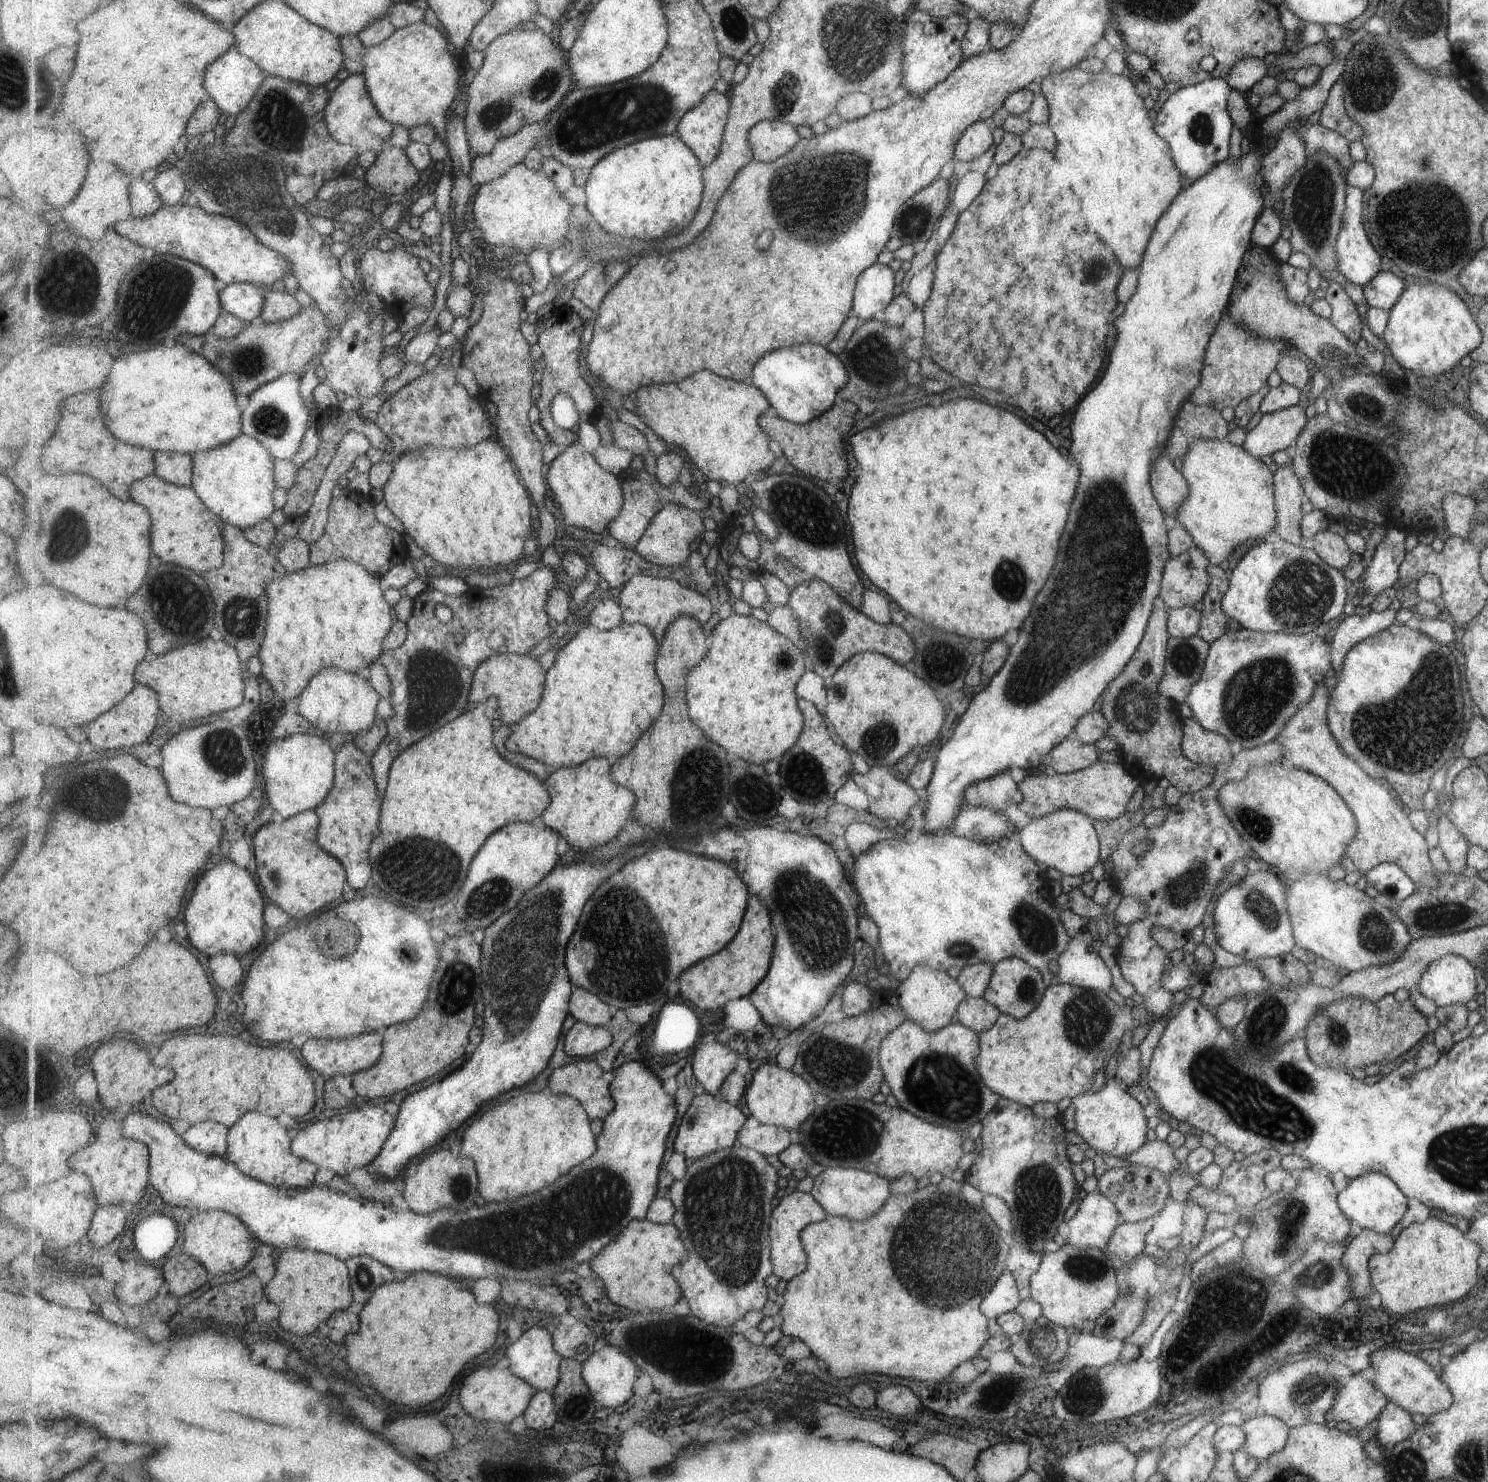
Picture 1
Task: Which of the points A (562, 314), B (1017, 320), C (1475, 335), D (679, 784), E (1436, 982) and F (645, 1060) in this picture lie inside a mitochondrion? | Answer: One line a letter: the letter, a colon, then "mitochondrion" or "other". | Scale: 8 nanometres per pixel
A: other
B: mitochondrion
C: other
D: mitochondrion
E: other
F: other

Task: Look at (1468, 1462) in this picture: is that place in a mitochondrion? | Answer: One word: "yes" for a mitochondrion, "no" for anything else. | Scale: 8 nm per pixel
yes

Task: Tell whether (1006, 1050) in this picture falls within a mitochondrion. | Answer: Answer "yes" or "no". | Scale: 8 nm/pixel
no

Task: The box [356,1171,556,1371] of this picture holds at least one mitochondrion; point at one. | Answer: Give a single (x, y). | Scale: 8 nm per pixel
(461, 1188)

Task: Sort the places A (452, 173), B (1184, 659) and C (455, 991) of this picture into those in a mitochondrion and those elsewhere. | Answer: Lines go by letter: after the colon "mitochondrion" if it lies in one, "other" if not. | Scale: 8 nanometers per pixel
A: other
B: mitochondrion
C: mitochondrion

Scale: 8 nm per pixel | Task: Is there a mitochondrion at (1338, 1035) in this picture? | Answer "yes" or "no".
yes

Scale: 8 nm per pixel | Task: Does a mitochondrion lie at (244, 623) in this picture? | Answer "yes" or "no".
yes

